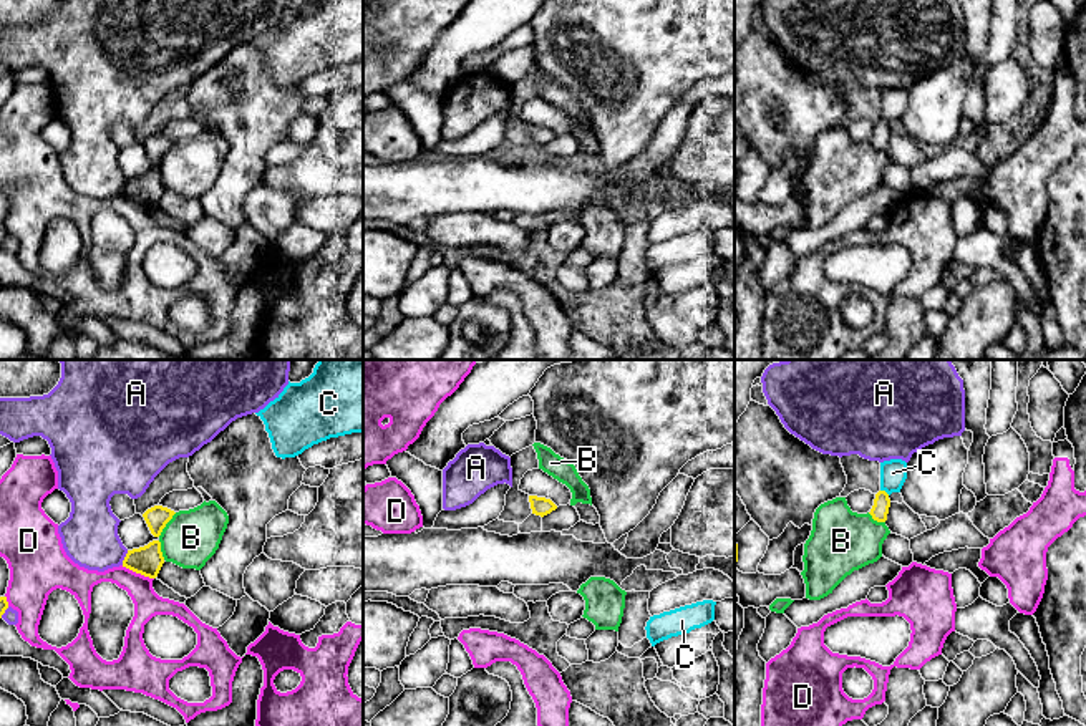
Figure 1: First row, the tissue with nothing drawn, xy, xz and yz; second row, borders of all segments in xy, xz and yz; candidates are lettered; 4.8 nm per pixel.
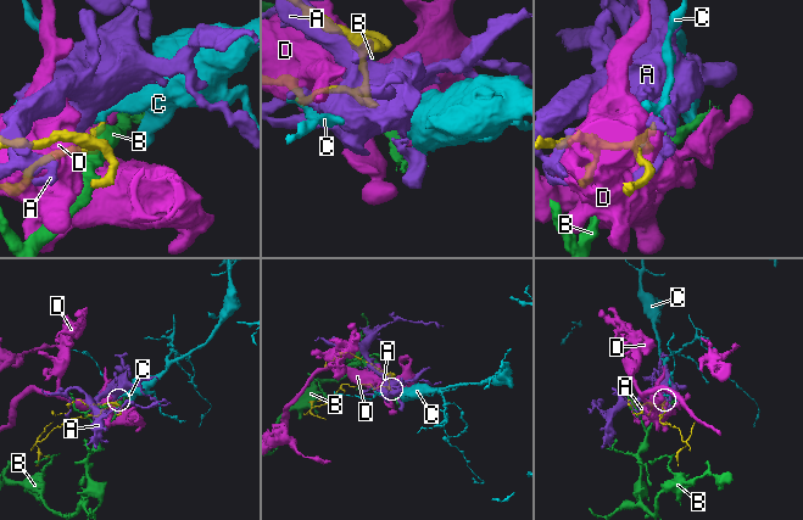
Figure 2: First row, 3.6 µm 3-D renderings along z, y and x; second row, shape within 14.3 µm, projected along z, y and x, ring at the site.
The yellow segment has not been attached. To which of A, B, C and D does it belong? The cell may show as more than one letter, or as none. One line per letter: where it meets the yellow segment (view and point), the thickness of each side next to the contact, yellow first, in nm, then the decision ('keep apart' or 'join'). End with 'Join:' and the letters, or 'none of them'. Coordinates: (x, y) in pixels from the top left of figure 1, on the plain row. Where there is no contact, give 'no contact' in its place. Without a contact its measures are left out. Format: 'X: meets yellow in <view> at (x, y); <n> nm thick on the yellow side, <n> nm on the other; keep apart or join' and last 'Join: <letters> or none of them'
A: meets yellow in xy at (125, 186); 140 nm thick on the yellow side, 280 nm on the other; keep apart
B: meets yellow in xy at (166, 151); 120 nm thick on the yellow side, 280 nm on the other; keep apart
C: meets yellow in yz at (884, 120); 90 nm thick on the yellow side, 130 nm on the other; join
D: meets yellow in xy at (138, 201); 140 nm thick on the yellow side, 140 nm on the other; keep apart
Join: C

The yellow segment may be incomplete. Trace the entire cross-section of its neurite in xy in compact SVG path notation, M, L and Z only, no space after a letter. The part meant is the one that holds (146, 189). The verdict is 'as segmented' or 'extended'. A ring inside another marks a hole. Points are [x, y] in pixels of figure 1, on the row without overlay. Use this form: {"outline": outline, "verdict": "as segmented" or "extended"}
{"outline": "M153 169L144 176L128 179L123 196L141 202L149 207L156 207L161 196L164 192L164 186L161 181L161 171Z", "verdict": "as segmented"}

